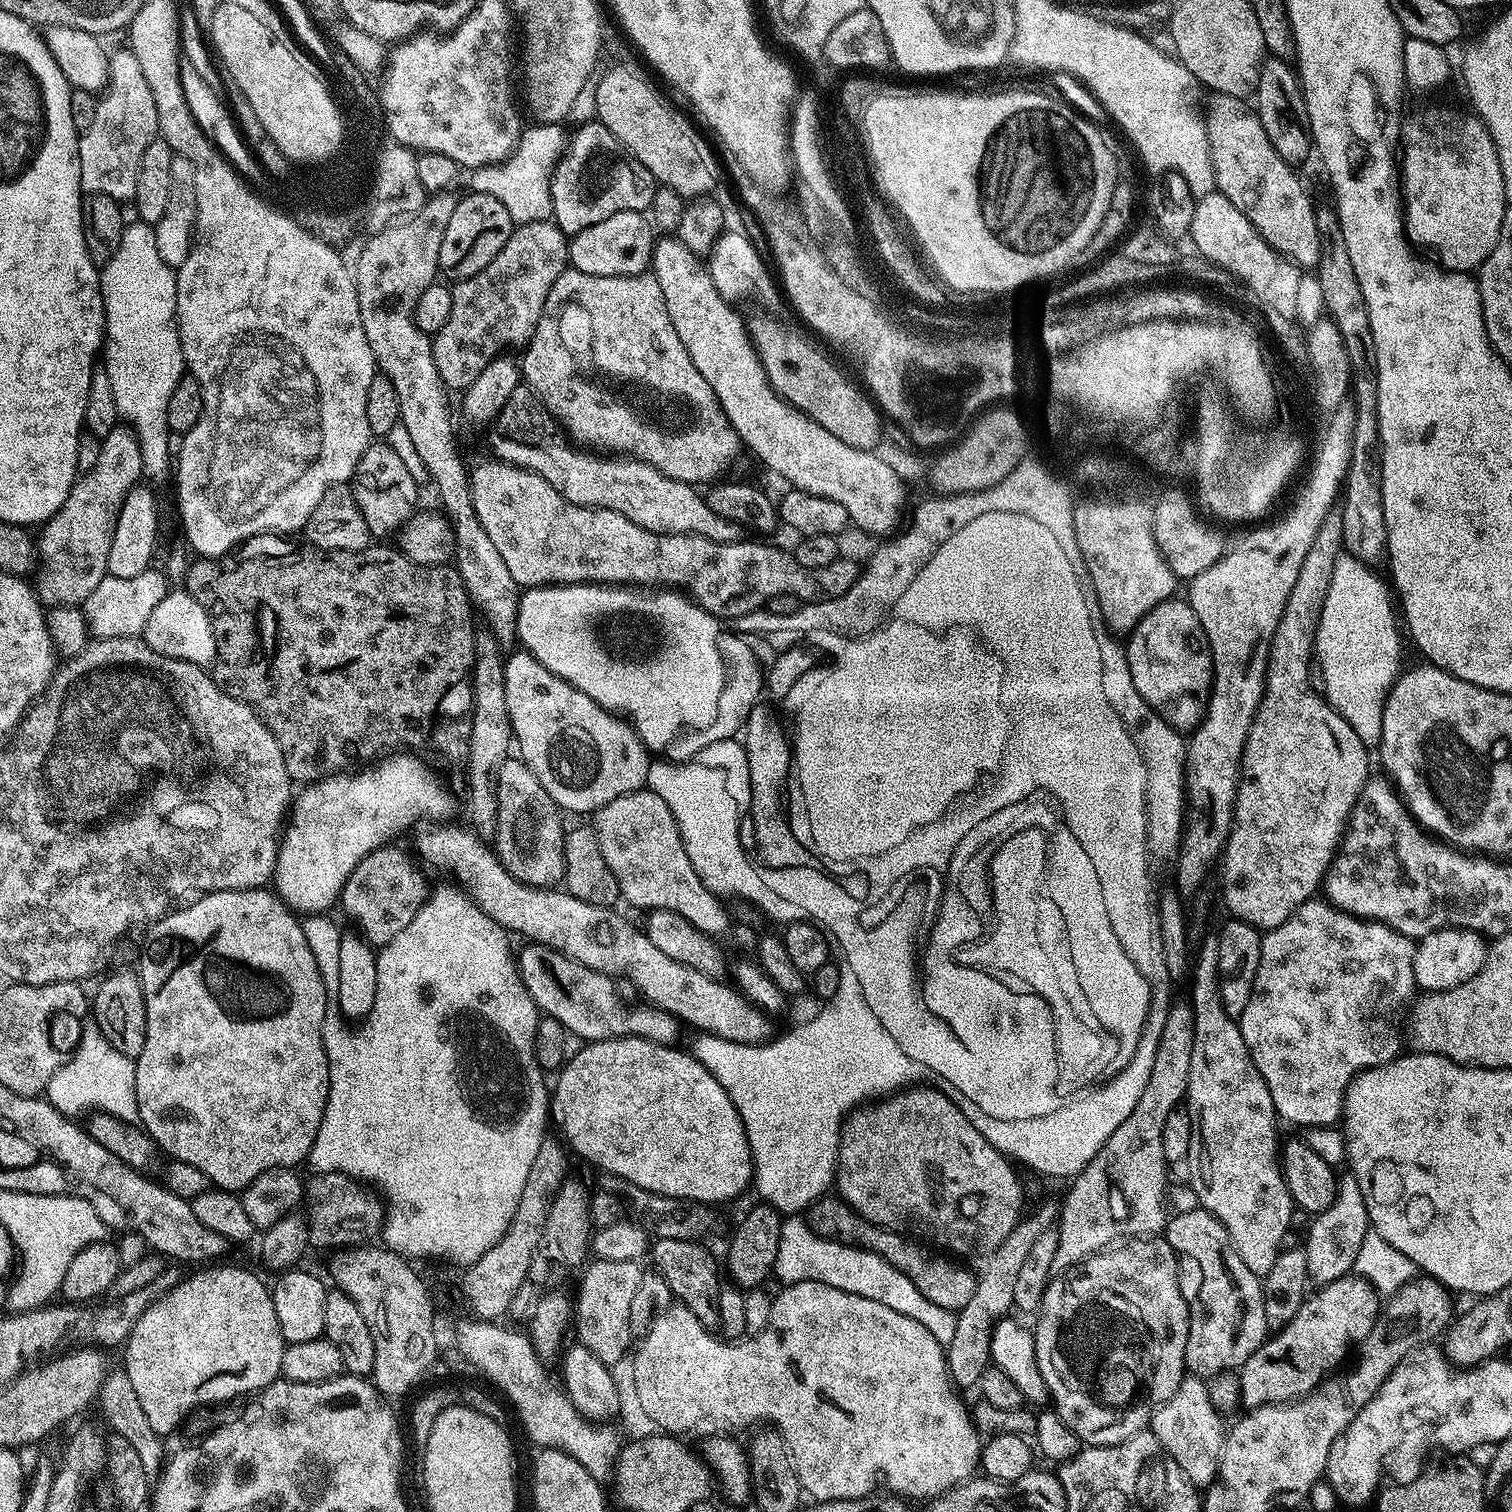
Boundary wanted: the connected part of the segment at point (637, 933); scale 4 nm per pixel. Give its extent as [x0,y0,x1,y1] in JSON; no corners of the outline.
[416,822,773,1044]

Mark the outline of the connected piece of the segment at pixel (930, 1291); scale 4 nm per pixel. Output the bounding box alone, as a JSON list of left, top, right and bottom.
[806,1195,977,1313]

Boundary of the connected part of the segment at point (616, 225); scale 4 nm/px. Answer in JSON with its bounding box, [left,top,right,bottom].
[568,210,654,276]

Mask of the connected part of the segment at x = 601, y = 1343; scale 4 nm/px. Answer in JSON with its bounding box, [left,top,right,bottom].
[574,1259,642,1366]

